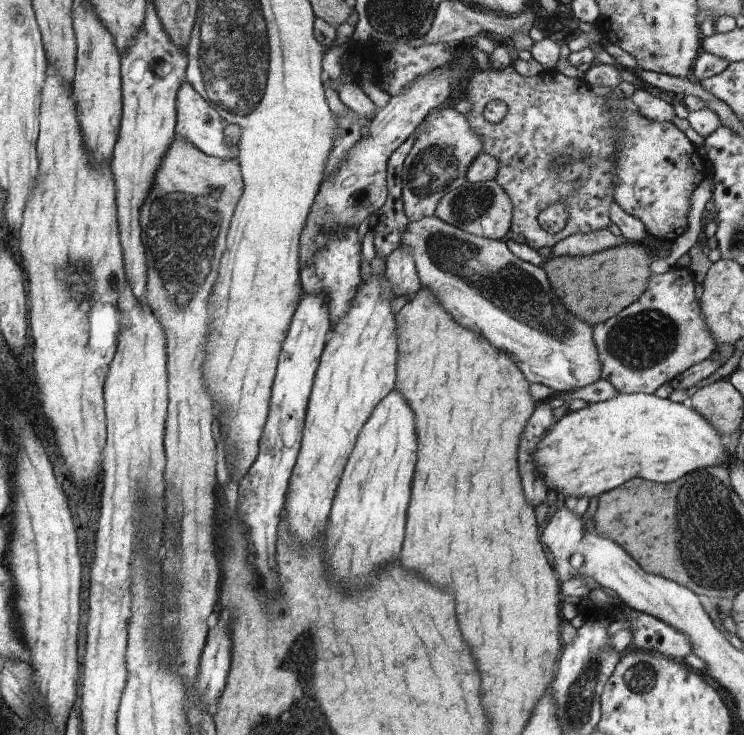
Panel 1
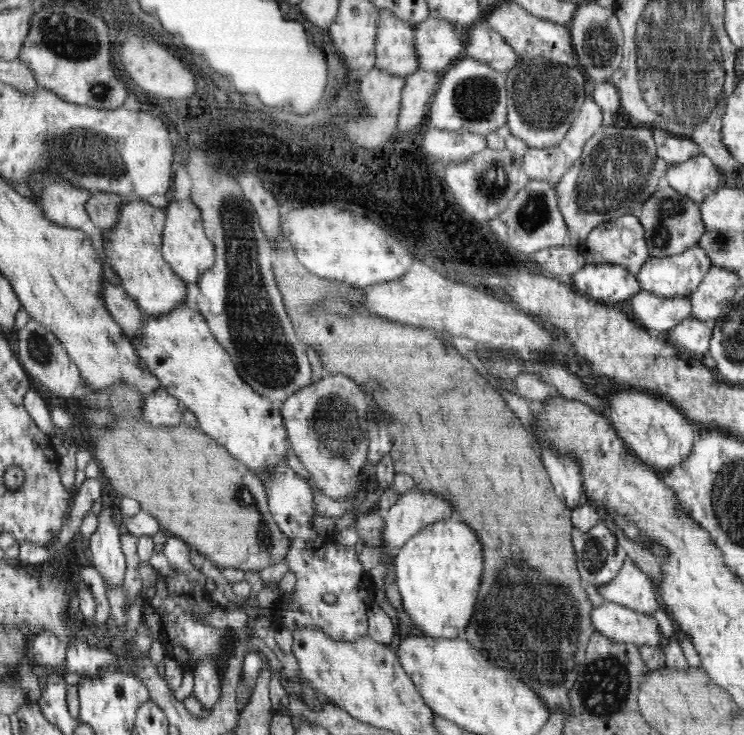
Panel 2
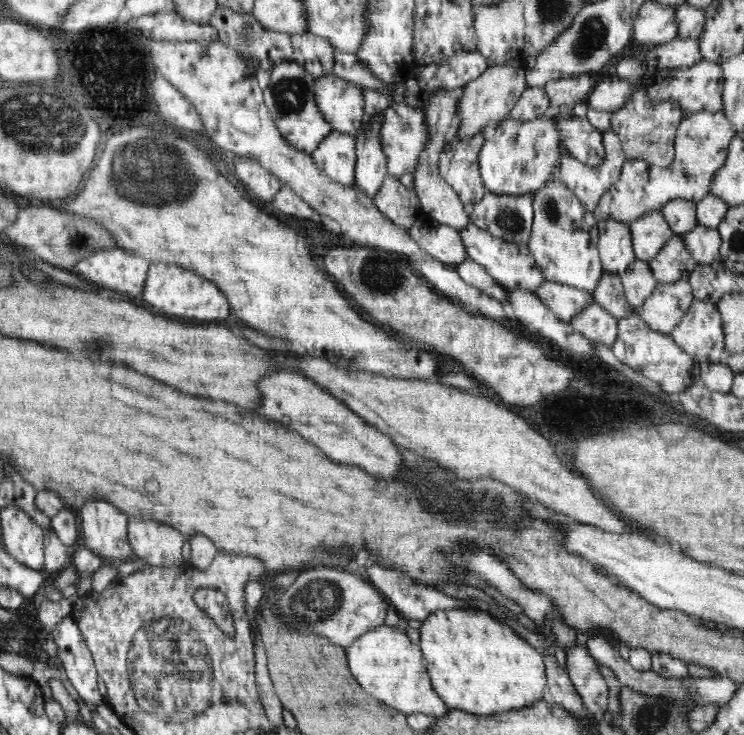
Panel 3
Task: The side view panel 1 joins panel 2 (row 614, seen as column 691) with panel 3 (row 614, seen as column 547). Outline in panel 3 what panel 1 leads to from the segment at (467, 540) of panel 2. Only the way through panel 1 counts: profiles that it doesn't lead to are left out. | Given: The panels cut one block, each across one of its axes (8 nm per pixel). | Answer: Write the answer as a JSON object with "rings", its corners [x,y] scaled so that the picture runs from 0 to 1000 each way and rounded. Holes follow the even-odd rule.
{"rings":[[[605,827],[578,835],[565,852],[565,882],[579,932],[603,966],[638,974],[696,967],[735,951],[730,890],[653,831]]]}

